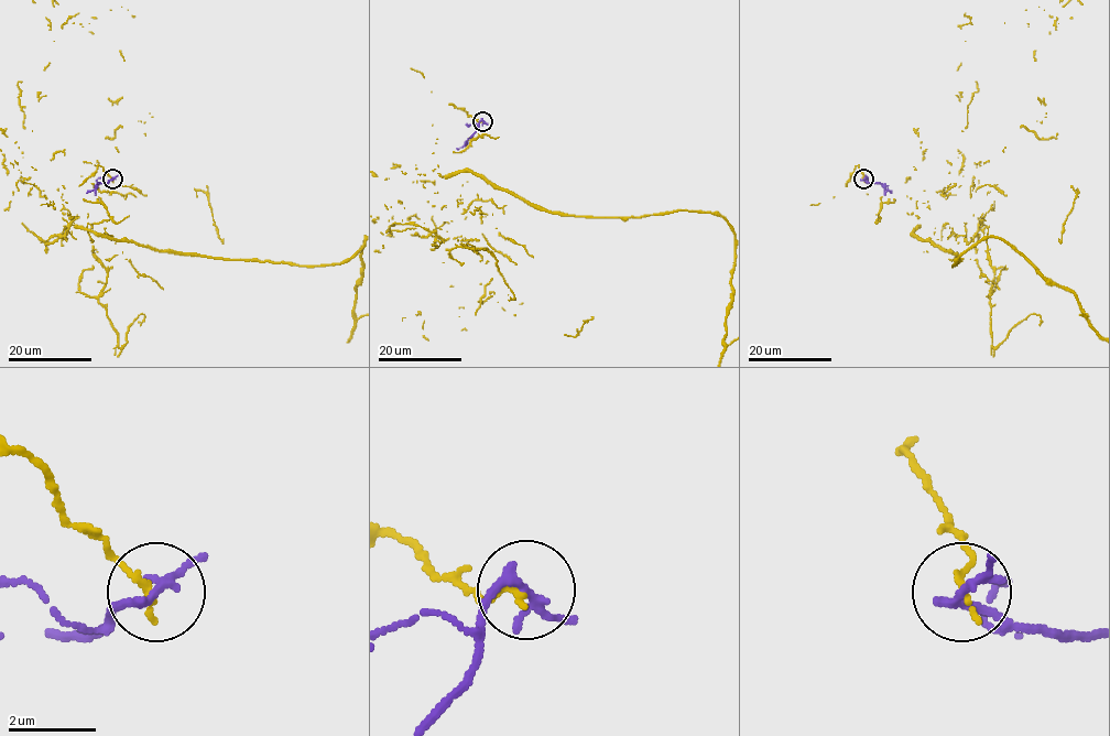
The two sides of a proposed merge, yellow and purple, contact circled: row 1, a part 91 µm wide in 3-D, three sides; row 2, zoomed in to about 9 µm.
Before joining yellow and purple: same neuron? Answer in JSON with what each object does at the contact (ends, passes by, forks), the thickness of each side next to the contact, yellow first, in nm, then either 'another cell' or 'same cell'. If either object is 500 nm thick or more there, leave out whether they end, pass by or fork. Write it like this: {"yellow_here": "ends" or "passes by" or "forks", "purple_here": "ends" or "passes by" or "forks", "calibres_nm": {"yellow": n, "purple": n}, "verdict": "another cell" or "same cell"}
{"yellow_here": "ends", "purple_here": "passes by", "calibres_nm": {"yellow": 150, "purple": 190}, "verdict": "another cell"}

